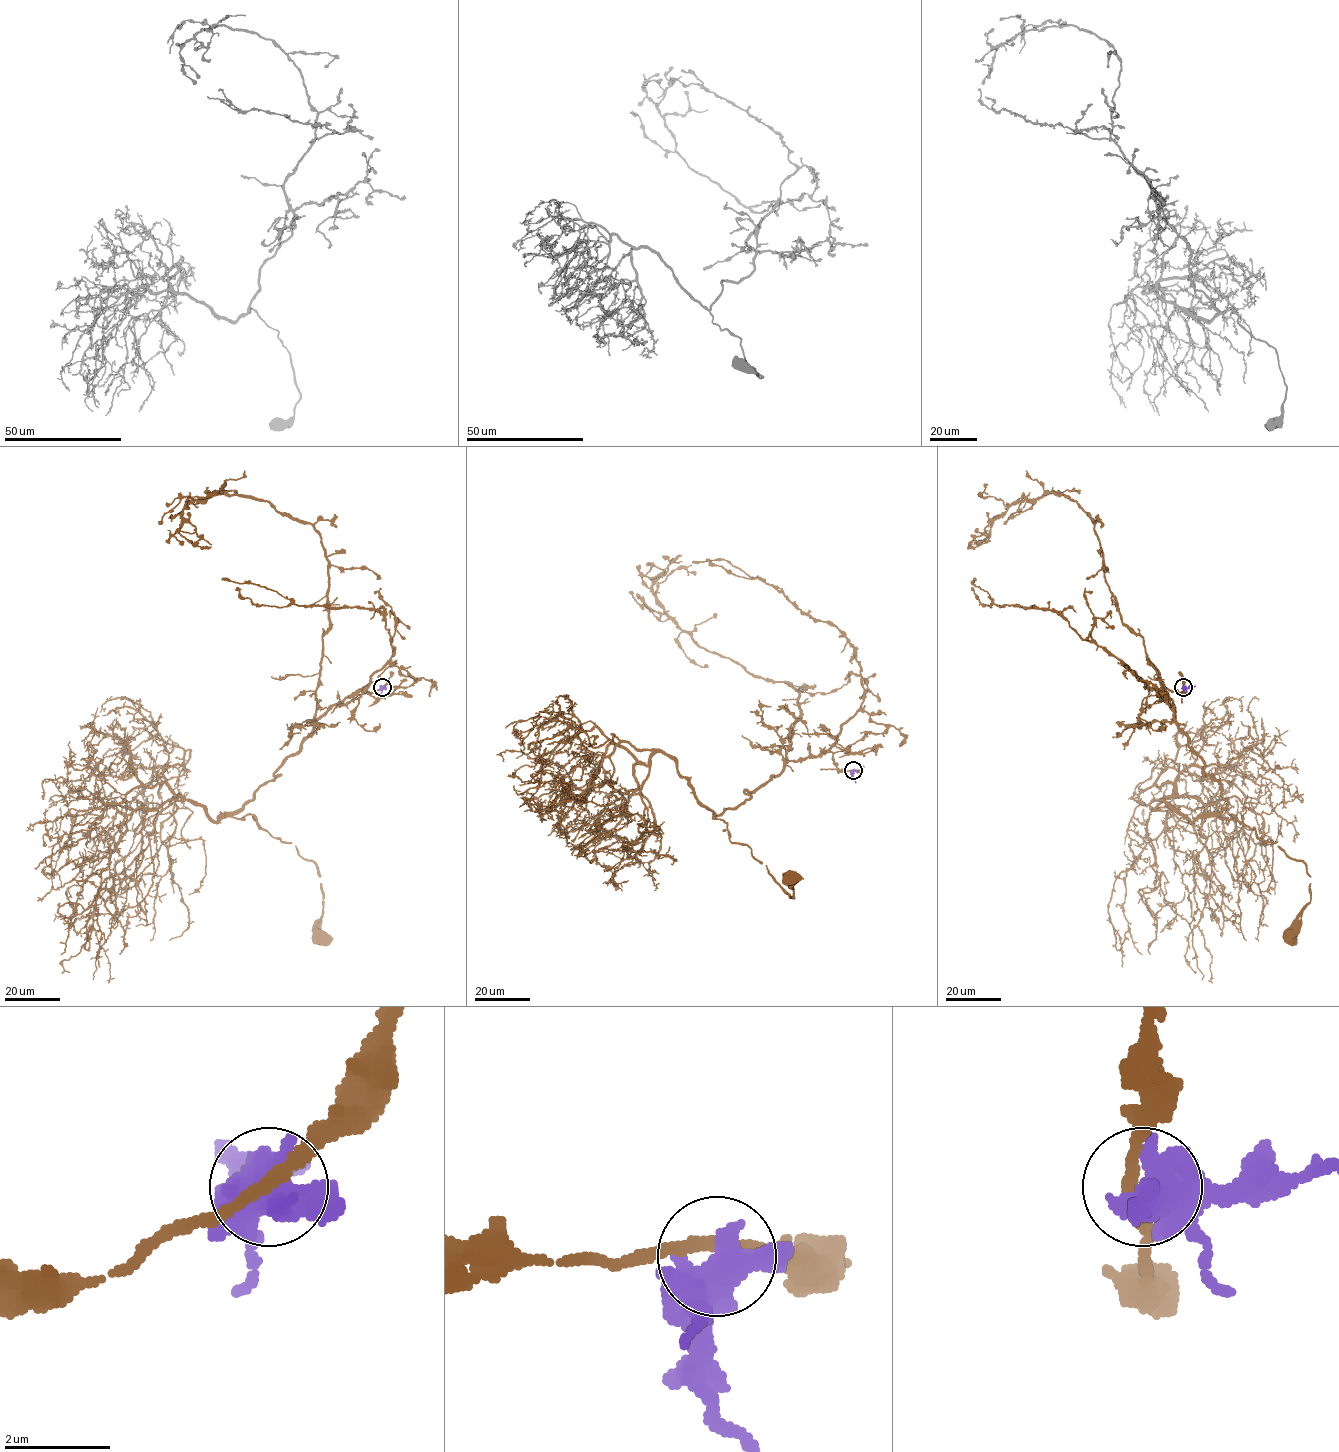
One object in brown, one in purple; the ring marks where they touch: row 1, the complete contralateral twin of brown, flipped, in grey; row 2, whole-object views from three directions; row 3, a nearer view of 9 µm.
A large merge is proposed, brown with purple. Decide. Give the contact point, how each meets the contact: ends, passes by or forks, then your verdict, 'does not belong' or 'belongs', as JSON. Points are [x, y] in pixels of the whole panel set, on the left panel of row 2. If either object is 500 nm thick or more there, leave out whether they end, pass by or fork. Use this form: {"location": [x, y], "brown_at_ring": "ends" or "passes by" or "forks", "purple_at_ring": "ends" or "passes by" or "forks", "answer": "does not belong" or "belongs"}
{"location": [382, 687], "answer": "does not belong"}

